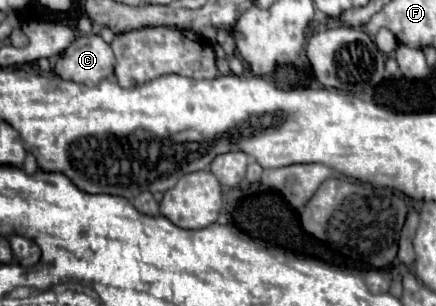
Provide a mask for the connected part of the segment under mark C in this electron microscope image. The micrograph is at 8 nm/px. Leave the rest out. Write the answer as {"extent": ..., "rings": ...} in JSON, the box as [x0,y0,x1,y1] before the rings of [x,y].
{"extent":[54,34,116,86],"rings":[[[90,34],[76,38],[76,42],[66,48],[56,62],[54,72],[64,80],[94,86],[102,78],[114,76],[114,64],[116,58],[112,48],[98,34]]]}

